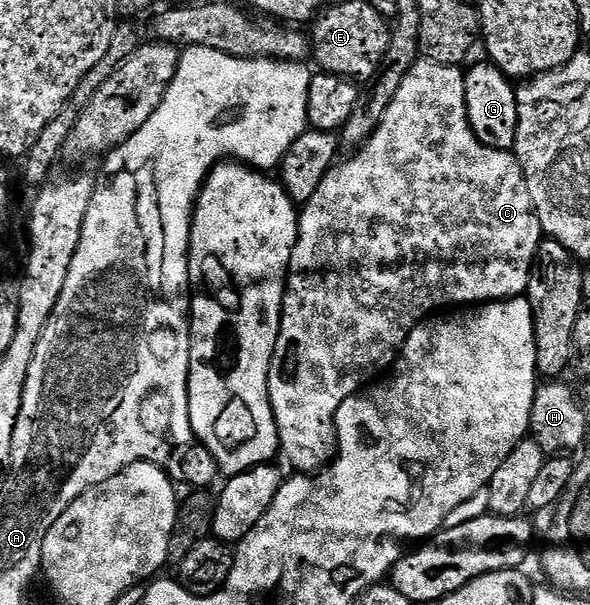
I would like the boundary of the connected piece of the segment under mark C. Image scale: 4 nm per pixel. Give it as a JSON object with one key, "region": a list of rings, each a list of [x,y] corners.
{"region":[[[419,59],[412,70],[408,70],[404,82],[400,82],[400,90],[396,90],[392,106],[388,106],[388,114],[384,114],[380,126],[376,126],[376,134],[368,138],[363,148],[347,155],[345,159],[335,163],[324,182],[316,186],[316,194],[308,198],[308,202],[298,213],[298,241],[292,250],[290,271],[286,277],[286,293],[282,299],[280,334],[276,338],[276,350],[272,354],[268,374],[268,394],[278,427],[281,455],[286,455],[294,470],[302,474],[313,474],[333,461],[336,455],[334,419],[340,406],[349,396],[359,395],[361,388],[358,387],[361,384],[369,385],[387,371],[385,368],[389,364],[391,367],[397,361],[398,353],[402,351],[415,324],[439,310],[450,310],[455,306],[477,306],[523,295],[530,284],[530,272],[534,268],[538,247],[544,239],[540,218],[534,213],[526,179],[513,151],[505,152],[484,146],[476,138],[476,134],[472,134],[472,126],[466,113],[466,77],[461,67]]]}

